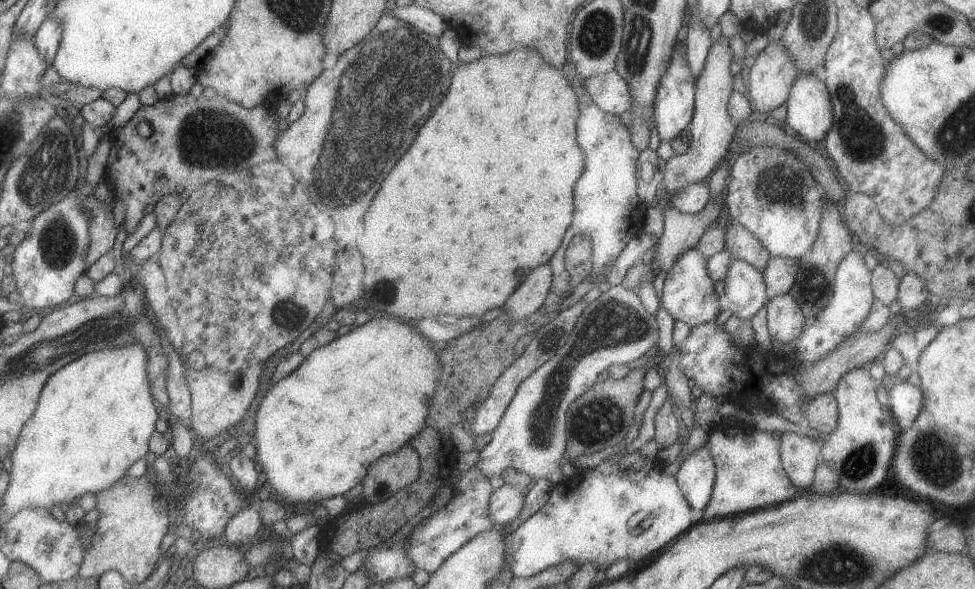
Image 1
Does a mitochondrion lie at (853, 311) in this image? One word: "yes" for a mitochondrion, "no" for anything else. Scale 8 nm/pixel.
no

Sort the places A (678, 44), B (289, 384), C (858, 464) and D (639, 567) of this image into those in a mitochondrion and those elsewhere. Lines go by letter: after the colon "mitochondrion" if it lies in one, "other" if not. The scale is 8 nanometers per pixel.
A: other
B: other
C: mitochondrion
D: other

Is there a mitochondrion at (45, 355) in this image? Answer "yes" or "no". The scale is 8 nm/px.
yes

